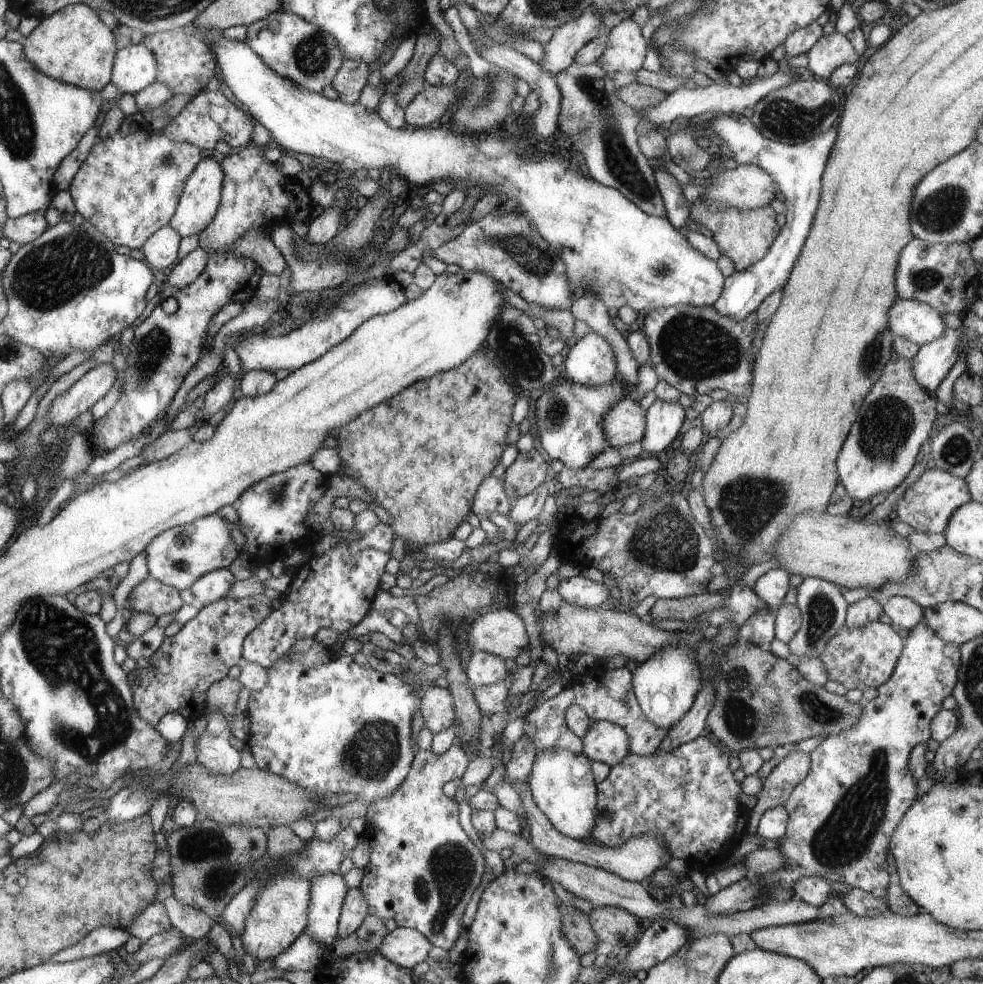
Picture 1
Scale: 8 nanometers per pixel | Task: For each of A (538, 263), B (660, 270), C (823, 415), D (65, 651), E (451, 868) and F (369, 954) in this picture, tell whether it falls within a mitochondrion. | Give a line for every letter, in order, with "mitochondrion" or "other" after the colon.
A: mitochondrion
B: mitochondrion
C: other
D: mitochondrion
E: mitochondrion
F: other

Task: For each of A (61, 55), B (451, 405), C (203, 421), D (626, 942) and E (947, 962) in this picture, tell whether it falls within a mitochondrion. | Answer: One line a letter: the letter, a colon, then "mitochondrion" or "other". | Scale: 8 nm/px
A: other
B: other
C: other
D: other
E: other

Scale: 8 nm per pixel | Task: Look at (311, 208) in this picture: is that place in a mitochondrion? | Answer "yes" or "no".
no

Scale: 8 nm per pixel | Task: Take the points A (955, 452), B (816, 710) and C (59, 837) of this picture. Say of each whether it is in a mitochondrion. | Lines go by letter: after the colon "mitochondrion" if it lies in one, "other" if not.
A: mitochondrion
B: mitochondrion
C: other

